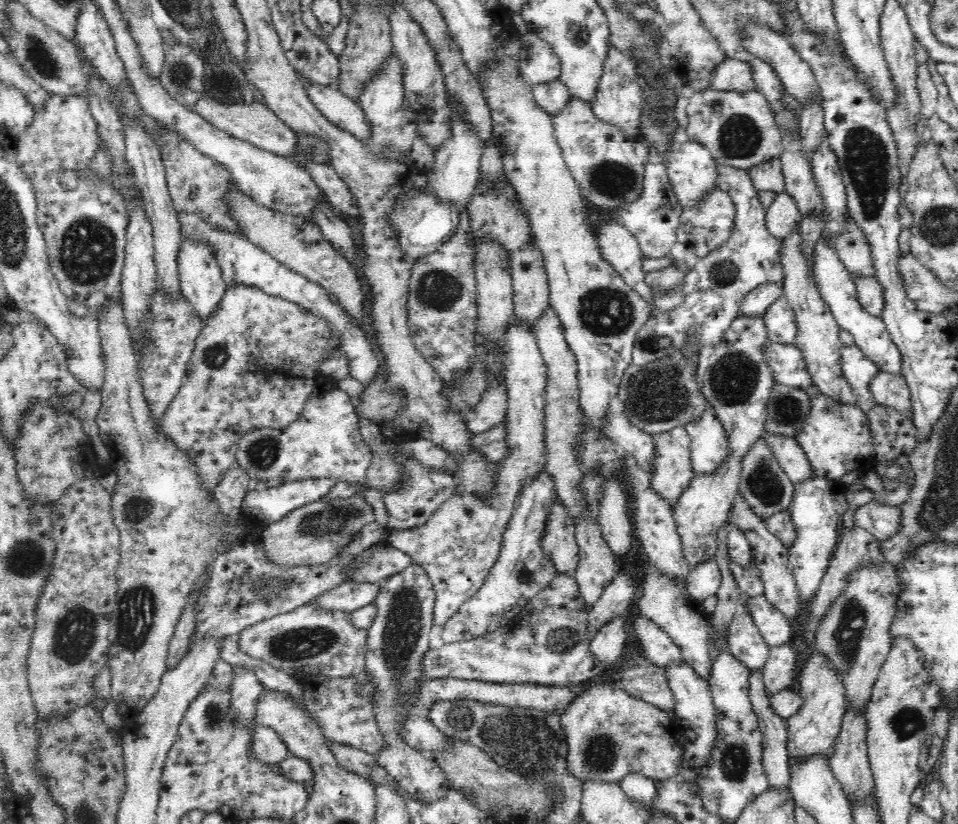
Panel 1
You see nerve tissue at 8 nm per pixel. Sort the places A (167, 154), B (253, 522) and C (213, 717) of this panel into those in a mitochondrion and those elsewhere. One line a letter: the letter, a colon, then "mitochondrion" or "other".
A: other
B: other
C: mitochondrion

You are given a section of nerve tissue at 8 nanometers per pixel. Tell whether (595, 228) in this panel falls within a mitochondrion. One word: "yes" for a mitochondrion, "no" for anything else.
no

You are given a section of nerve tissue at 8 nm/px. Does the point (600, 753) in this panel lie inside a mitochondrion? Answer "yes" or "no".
yes

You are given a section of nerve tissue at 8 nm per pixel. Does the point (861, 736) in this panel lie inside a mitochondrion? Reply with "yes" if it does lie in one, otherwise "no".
no

